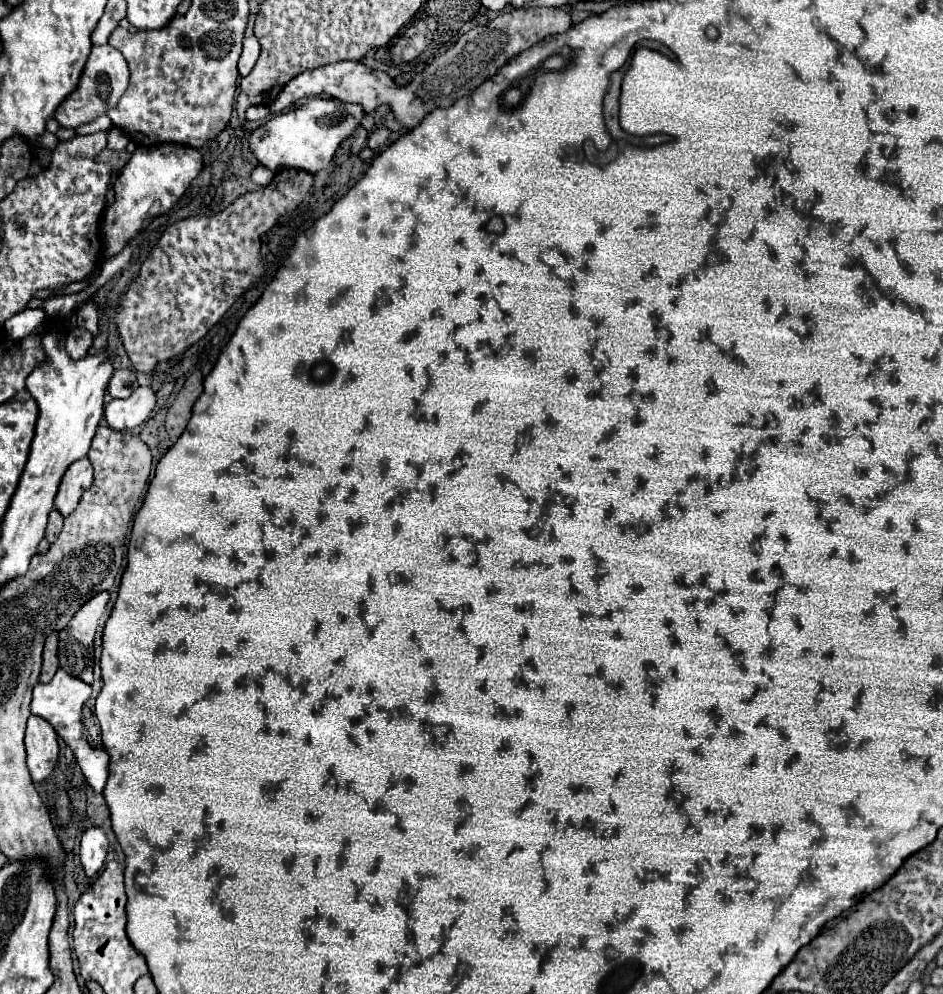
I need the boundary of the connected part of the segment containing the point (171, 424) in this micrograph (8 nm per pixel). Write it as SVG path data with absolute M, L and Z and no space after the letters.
M194 371L186 379L182 391L176 395L176 399L166 415L166 429L168 429L170 437L178 437L184 433L184 429L190 421L190 415L192 415L192 407L204 389L202 381L204 381L204 375L200 371Z

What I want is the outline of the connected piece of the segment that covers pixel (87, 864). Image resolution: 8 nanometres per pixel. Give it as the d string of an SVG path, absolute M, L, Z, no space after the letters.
M90 827L82 835L80 843L80 863L84 867L86 877L96 877L106 861L106 851L108 851L108 837L104 829L100 827Z

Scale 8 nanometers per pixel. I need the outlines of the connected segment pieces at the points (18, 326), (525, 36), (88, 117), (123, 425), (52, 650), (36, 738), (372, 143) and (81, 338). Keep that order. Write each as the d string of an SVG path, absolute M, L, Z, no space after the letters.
M24 309L22 313L16 313L10 321L6 321L6 331L14 339L24 339L34 333L34 329L40 327L44 321L46 313L42 309Z
M556 7L514 9L510 13L502 13L500 17L492 19L488 25L476 27L476 29L468 31L466 35L462 35L452 49L448 49L444 55L434 59L434 63L428 67L428 75L420 75L420 89L418 87L414 89L412 85L398 87L390 79L388 73L374 71L360 61L338 61L338 63L328 63L324 67L300 73L294 79L290 79L284 85L284 89L280 91L280 95L276 97L274 105L270 105L270 113L278 115L278 113L282 113L282 109L286 109L296 99L326 93L326 95L332 95L334 99L340 99L346 103L360 103L366 113L370 113L378 105L386 103L386 105L390 105L396 119L404 127L414 129L420 125L420 121L432 109L454 105L458 99L462 99L462 97L470 95L474 89L478 89L486 79L494 77L498 73L498 69L502 69L512 57L530 49L532 45L536 45L538 41L542 41L548 35L566 33L570 27L572 27L572 17L564 9L556 9Z
M112 45L92 47L90 59L88 59L84 73L80 77L80 83L78 83L78 89L74 93L70 93L70 97L66 97L66 101L56 109L54 119L62 127L68 127L68 129L78 129L80 125L94 121L96 117L104 115L108 109L112 109L120 101L122 93L128 87L128 77L130 77L128 63L118 49L114 49Z
M138 387L128 399L114 399L106 405L106 421L114 431L128 431L148 419L156 405L156 395L150 387Z
M50 633L46 637L46 645L44 645L44 663L42 663L42 673L40 673L40 681L48 683L54 673L58 671L58 633Z
M30 715L26 727L26 753L32 781L42 783L44 779L48 779L60 755L58 735L44 719L34 715Z
M384 125L376 127L376 131L374 131L374 133L370 135L370 139L368 139L368 147L374 149L374 151L380 151L380 149L388 143L390 135L392 135L392 131L390 131L388 127L384 127Z
M76 327L76 329L72 329L68 333L66 343L68 343L66 349L68 349L70 357L74 357L74 359L76 357L84 357L90 351L90 347L92 347L92 335L84 327Z

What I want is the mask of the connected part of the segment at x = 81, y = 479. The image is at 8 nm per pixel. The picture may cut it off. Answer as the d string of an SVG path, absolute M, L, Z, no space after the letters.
M82 457L80 461L74 461L66 469L66 473L60 481L60 489L56 493L56 501L54 501L54 507L64 517L70 515L76 509L82 493L92 485L92 473L94 473L94 467L92 467L88 457Z

